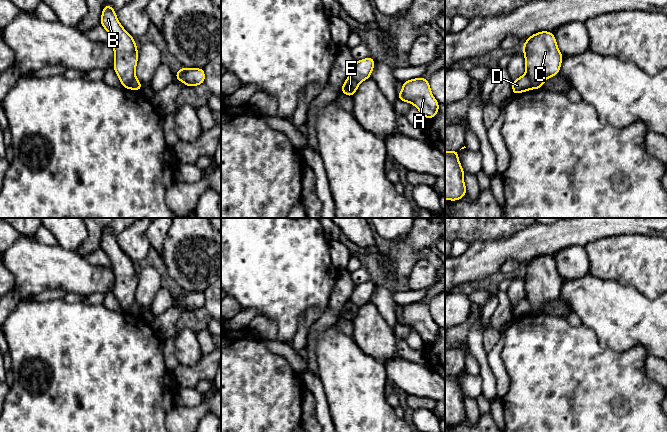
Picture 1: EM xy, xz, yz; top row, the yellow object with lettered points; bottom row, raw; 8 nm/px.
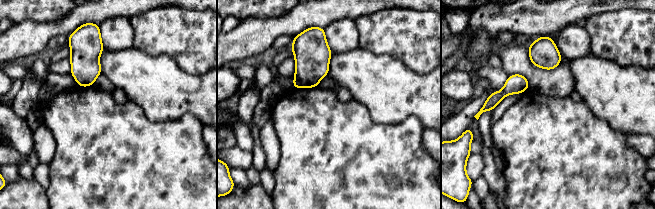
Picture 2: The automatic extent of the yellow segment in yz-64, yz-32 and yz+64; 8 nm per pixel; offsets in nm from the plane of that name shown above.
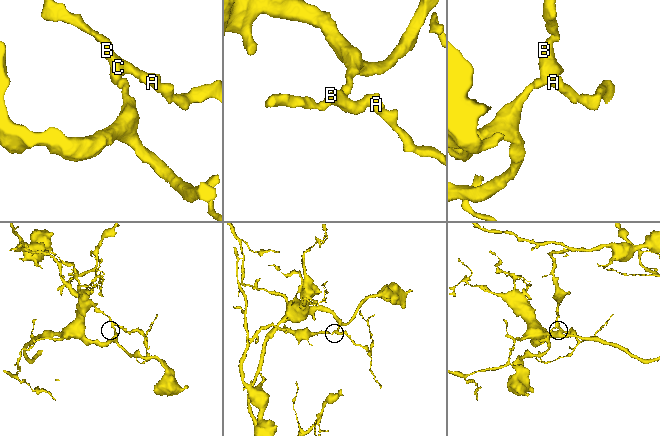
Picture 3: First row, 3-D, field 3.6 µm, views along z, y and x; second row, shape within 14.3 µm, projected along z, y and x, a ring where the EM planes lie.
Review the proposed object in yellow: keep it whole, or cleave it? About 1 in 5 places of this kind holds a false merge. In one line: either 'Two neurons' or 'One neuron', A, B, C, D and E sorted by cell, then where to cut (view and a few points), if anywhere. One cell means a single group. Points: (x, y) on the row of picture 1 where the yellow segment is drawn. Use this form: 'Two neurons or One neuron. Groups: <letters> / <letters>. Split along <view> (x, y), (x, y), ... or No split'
Two neurons. Groups: A B C E / D. Split along yz (525, 74), (533, 88)

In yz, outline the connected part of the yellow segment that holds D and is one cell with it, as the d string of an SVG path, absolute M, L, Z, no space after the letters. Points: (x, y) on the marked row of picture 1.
M526 74L520 76L516 80L512 82L512 94L520 94L522 92L532 90L533 86L531 80L528 78Z

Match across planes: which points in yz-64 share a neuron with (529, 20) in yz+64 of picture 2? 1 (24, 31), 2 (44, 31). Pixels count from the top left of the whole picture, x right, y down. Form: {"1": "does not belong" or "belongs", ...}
{"1": "belongs", "2": "belongs"}

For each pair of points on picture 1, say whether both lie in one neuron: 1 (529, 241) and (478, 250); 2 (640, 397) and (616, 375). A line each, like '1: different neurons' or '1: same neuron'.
1: same neuron
2: same neuron

